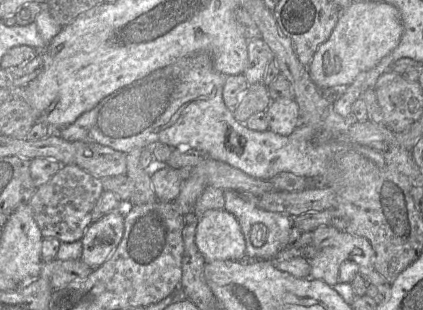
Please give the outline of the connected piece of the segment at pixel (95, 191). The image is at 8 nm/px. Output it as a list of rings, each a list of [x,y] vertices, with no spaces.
[[[62,165],[29,201],[34,219],[43,238],[57,238],[63,243],[80,241],[92,223],[92,211],[103,193],[102,182],[76,165]]]

